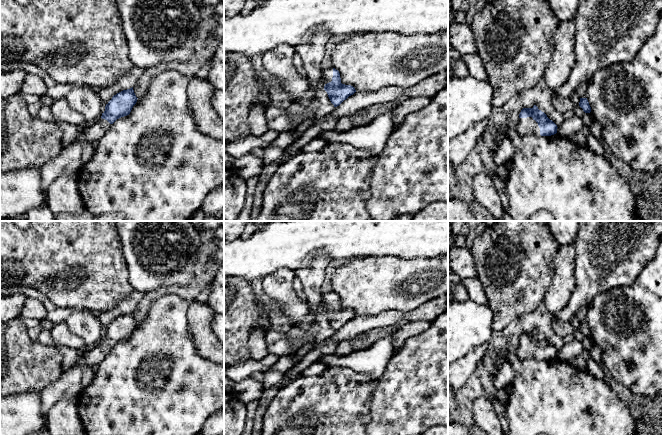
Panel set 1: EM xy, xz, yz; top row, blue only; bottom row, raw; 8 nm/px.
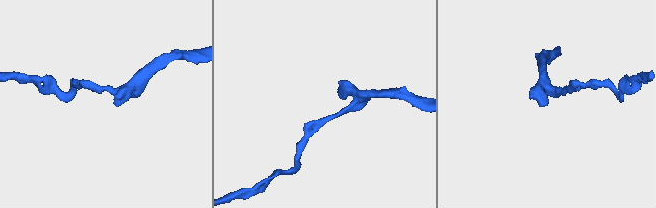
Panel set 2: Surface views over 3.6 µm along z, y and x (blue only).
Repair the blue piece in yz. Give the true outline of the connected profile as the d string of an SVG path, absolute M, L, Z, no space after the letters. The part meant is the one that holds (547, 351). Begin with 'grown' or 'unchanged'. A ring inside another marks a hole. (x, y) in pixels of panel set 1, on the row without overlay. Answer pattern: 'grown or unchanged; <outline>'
grown; M536 329L532 332L523 332L519 338L517 355L520 360L529 357L551 360L557 357L557 352L557 349L544 336L539 334Z

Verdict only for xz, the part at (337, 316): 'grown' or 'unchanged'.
grown

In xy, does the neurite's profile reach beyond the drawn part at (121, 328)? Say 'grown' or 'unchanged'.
grown

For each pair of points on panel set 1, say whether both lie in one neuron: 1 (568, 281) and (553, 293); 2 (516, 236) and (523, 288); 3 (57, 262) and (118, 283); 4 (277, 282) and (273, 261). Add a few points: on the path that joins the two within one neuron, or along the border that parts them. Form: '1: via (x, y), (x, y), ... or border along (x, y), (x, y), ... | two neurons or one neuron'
1: via (564, 285), (557, 292) | one neuron
2: via (516, 249), (516, 275) | one neuron
3: via (72, 262), (85, 265), (103, 283) | one neuron
4: border along (294, 271), (288, 268), (279, 268), (262, 279) | two neurons

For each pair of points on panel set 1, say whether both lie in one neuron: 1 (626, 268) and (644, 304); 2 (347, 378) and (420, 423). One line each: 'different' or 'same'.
1: different
2: different

